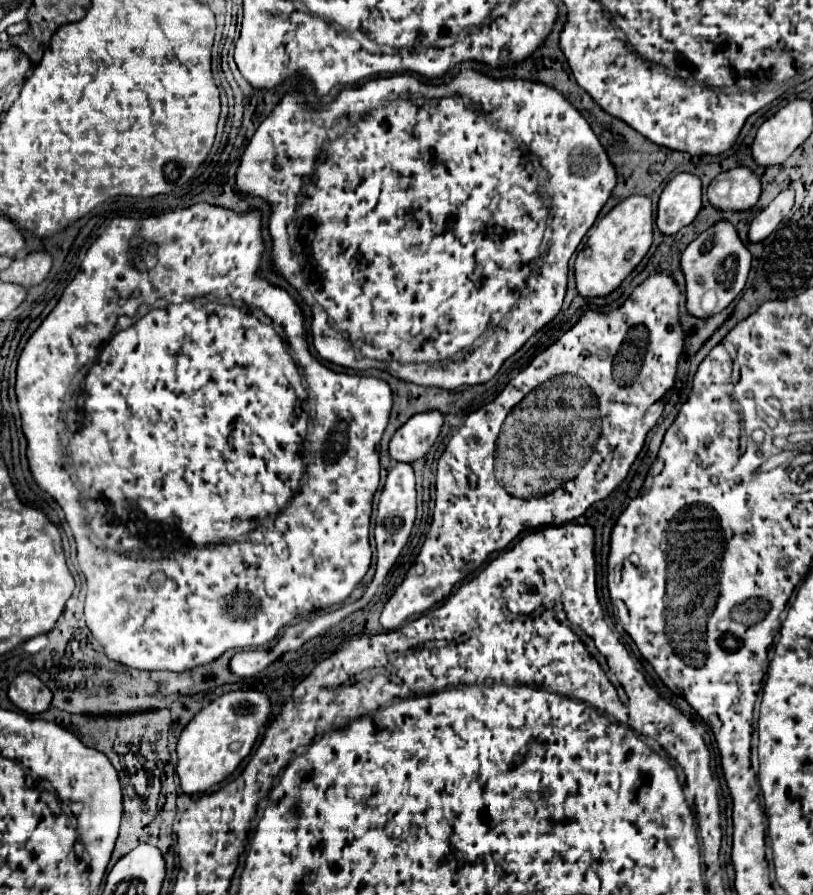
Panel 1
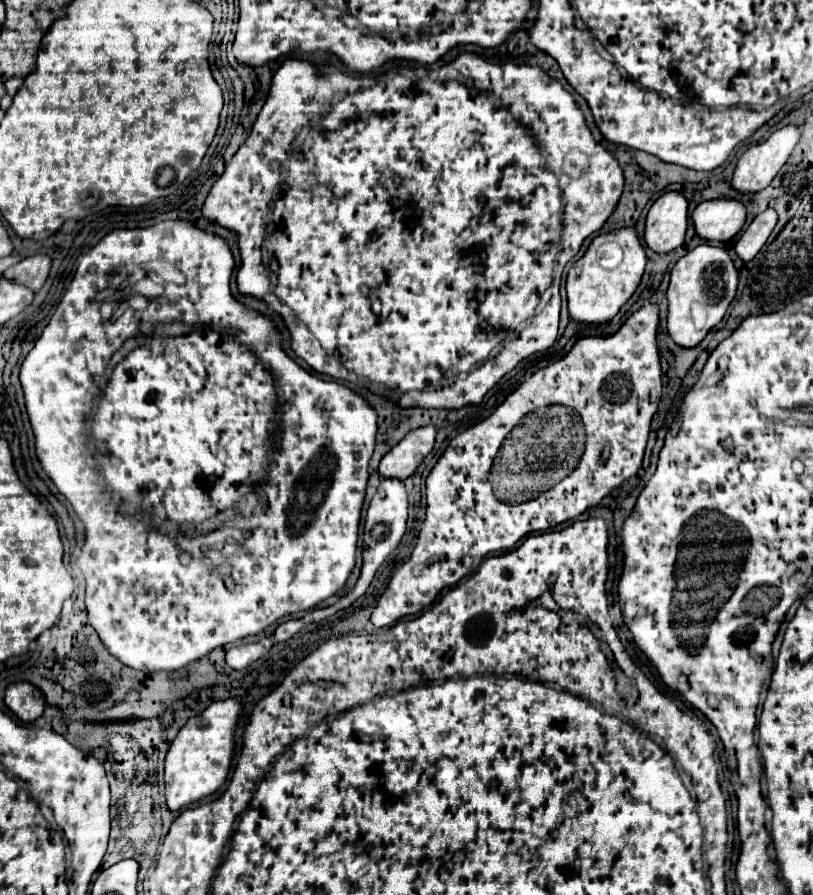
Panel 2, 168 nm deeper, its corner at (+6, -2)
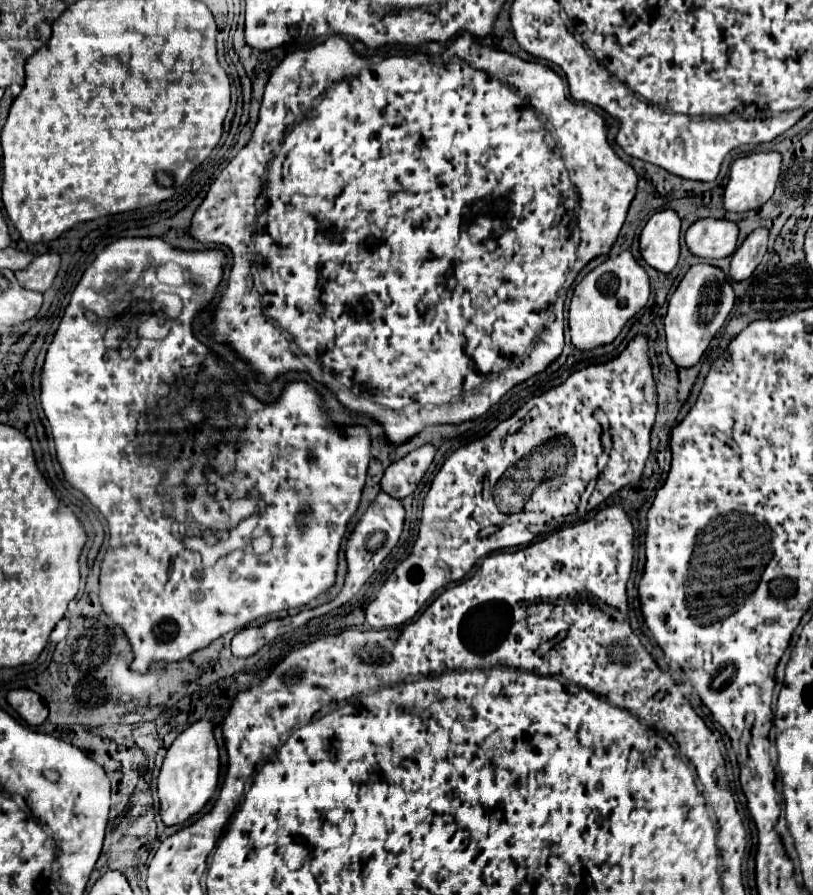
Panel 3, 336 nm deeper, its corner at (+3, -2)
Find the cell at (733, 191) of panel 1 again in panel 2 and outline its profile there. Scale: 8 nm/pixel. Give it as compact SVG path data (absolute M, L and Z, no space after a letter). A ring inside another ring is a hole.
M704 201L692 213L696 235L704 241L728 243L742 229L746 207L738 201Z

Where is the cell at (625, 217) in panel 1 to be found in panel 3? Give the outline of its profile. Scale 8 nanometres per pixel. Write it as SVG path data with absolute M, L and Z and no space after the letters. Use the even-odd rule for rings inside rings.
M629 249L621 251L615 259L605 259L577 285L569 305L569 329L577 349L593 349L611 343L623 325L647 305L649 299L649 277L647 271L635 261Z

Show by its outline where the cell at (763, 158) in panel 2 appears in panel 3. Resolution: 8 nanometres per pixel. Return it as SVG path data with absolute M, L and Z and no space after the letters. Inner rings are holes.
M767 151L767 153L751 153L745 157L739 157L733 165L731 165L731 173L729 173L729 183L725 187L725 195L723 195L723 205L727 211L751 211L761 207L771 195L773 189L777 185L779 173L781 173L781 159L783 155L777 151Z

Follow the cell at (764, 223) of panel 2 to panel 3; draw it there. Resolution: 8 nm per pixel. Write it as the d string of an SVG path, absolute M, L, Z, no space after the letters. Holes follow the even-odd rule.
M767 227L755 229L743 241L743 245L737 247L737 251L733 253L729 277L735 281L747 279L755 271L755 267L761 263L765 251L767 251L767 241L769 241L769 229Z

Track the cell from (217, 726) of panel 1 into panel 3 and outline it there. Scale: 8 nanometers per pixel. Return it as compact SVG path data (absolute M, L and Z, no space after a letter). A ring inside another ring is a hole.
M201 719L187 727L167 749L163 761L157 793L161 803L161 819L165 825L177 825L203 809L203 805L213 797L219 783L219 745L213 735L213 723Z

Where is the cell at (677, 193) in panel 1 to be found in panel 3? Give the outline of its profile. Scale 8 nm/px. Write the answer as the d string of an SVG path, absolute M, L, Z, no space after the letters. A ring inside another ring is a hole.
M661 209L657 211L639 237L641 255L647 265L655 267L657 271L671 273L679 259L679 245L681 239L681 217L675 209Z

